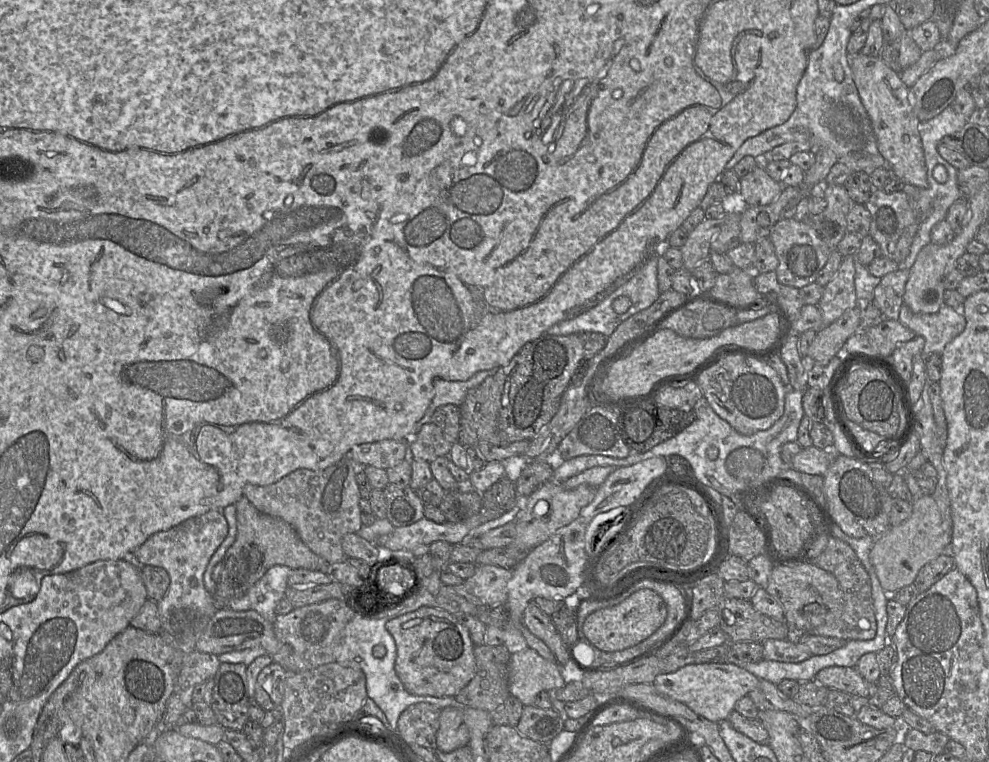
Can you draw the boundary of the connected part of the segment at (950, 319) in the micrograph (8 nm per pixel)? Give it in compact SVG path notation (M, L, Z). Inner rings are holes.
M907 305L900 309L899 322L925 339L922 356L940 354L945 346L961 334L966 327L966 319L961 310L942 305L933 314L915 314Z

